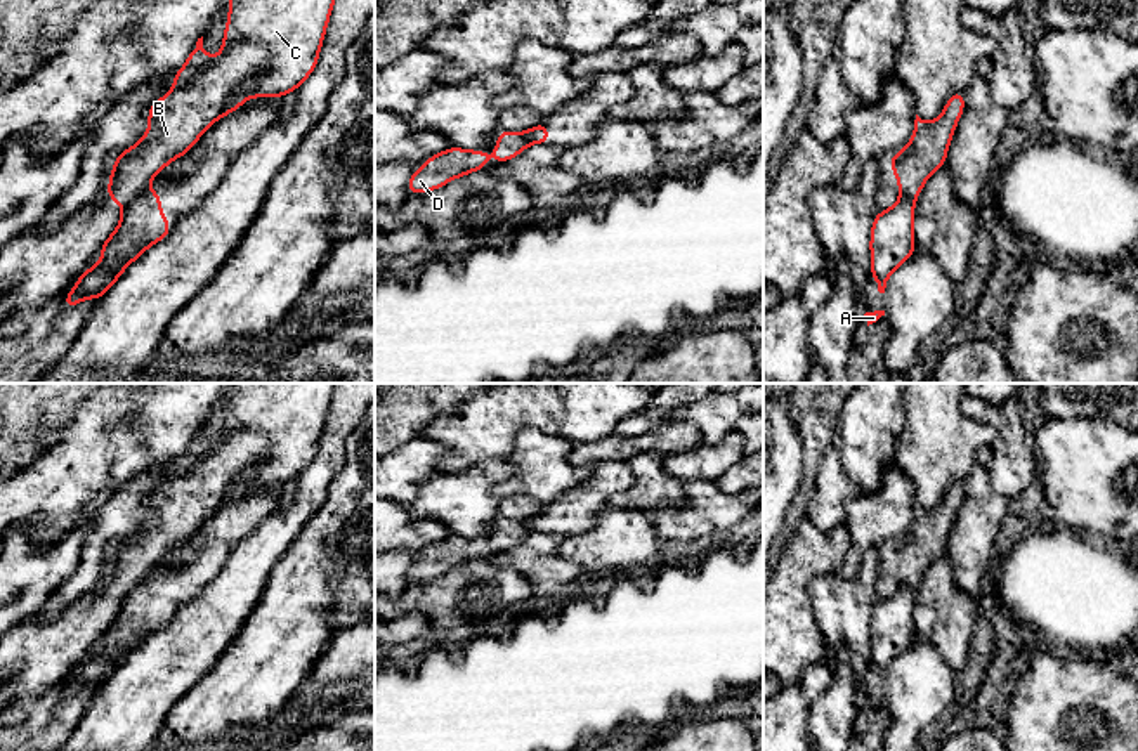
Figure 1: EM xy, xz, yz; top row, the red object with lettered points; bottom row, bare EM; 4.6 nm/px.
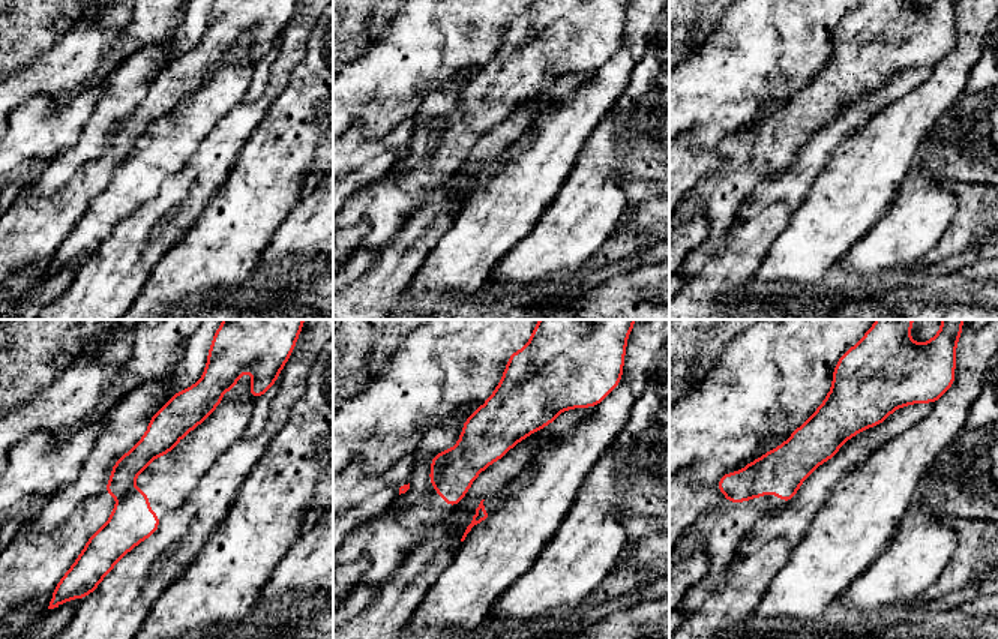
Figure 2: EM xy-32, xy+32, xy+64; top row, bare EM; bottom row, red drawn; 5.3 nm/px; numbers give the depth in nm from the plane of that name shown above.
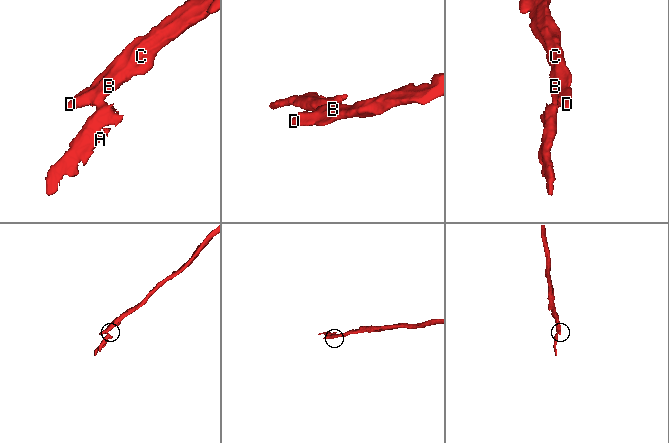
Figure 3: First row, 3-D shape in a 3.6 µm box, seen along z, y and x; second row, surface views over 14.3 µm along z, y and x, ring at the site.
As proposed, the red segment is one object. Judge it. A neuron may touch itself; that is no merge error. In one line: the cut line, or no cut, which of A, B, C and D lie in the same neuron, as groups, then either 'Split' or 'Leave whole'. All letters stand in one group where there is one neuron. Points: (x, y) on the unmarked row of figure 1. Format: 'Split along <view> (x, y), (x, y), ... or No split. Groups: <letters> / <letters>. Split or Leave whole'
Split along xy (148, 576), (124, 597). Groups: A / B C D. Split

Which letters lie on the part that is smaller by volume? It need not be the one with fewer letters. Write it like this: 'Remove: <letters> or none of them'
Remove: A

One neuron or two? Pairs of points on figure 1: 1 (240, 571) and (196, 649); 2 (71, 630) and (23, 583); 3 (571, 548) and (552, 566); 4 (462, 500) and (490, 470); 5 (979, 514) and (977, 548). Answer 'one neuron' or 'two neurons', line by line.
1: one neuron
2: two neurons
3: two neurons
4: one neuron
5: one neuron

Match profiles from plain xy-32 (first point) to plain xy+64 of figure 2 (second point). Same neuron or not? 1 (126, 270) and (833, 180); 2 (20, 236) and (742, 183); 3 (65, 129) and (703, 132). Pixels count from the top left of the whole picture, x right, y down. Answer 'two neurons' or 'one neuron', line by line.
1: one neuron
2: one neuron
3: two neurons

